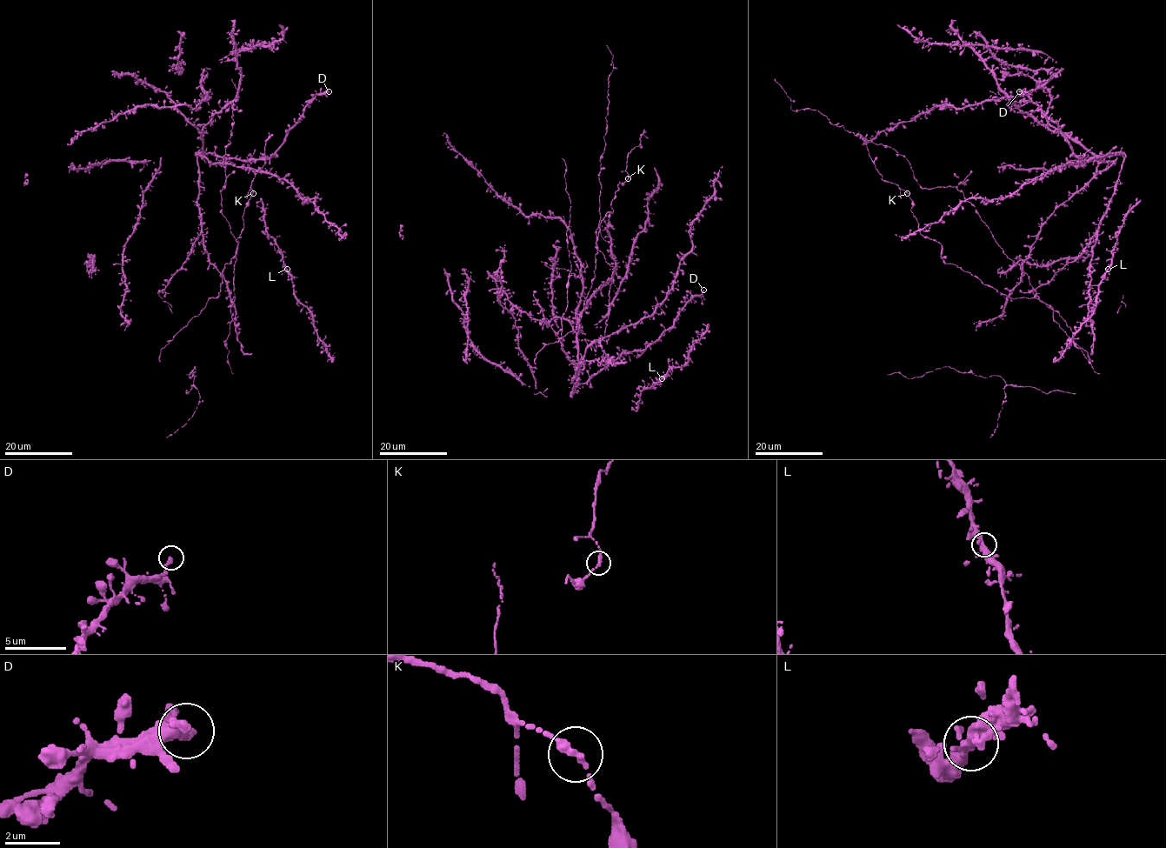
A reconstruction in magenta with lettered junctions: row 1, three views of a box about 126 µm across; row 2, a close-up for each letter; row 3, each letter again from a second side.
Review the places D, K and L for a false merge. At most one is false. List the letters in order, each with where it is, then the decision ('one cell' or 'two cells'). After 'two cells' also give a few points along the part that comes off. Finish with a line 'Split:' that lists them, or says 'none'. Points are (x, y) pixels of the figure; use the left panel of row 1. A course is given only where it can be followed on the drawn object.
D: at (329, 91); one cell
K: at (253, 193); one cell
L: at (287, 269); one cell
Split: none

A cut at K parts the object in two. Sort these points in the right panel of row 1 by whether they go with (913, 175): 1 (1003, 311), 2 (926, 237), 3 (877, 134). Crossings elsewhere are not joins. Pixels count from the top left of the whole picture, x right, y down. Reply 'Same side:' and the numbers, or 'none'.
Same side: 1, 3

